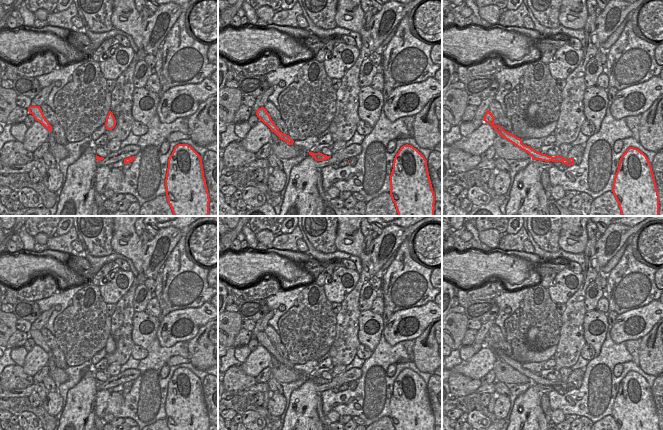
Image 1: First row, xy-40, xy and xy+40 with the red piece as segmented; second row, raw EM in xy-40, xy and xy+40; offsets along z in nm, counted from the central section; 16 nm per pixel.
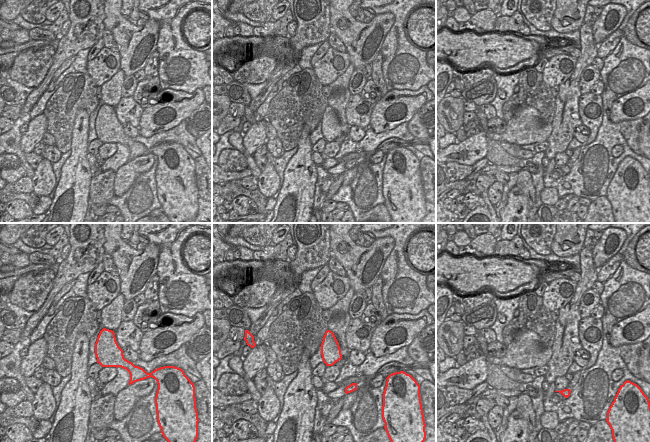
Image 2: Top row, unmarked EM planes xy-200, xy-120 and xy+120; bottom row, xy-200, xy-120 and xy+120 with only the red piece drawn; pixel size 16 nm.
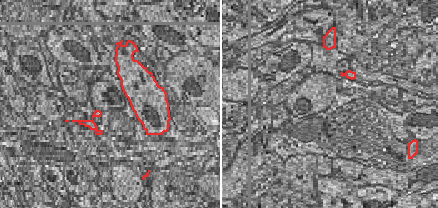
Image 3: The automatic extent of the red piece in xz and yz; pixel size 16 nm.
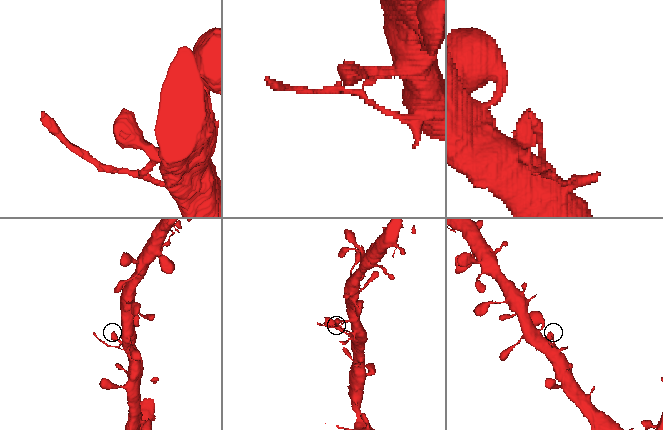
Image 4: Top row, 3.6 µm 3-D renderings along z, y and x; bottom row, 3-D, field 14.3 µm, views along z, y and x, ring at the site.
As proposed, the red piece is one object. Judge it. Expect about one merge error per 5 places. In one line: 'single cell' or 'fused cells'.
single cell

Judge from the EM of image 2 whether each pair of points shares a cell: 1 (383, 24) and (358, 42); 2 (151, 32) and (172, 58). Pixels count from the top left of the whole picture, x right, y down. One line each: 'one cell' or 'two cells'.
1: one cell
2: two cells

